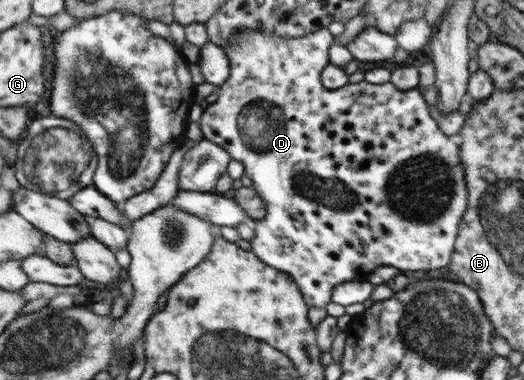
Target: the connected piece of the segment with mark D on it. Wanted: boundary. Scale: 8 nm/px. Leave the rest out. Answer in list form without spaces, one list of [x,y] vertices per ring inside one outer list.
[[[243,28],[234,36],[231,46],[223,46],[230,58],[229,79],[219,86],[218,98],[203,110],[200,129],[203,138],[222,146],[233,160],[244,164],[245,176],[251,178],[252,188],[263,199],[267,216],[257,220],[253,225],[254,237],[250,240],[251,251],[269,266],[287,273],[308,299],[309,306],[325,308],[331,300],[331,292],[338,284],[349,280],[367,282],[369,274],[377,266],[394,266],[400,271],[428,272],[445,268],[452,262],[455,253],[459,224],[467,206],[467,185],[464,179],[464,168],[460,159],[460,145],[457,139],[447,136],[437,122],[429,116],[427,102],[423,100],[419,88],[401,91],[391,82],[370,84],[365,81],[357,84],[348,83],[336,90],[322,86],[321,72],[329,64],[329,48],[333,36],[329,29],[323,28],[304,37],[289,38],[276,34],[265,34],[260,29]]]

